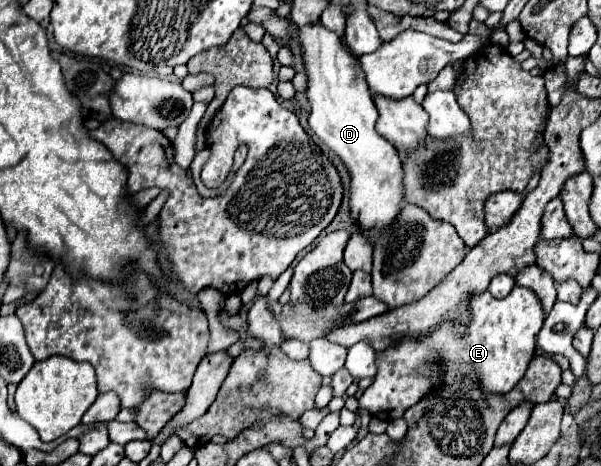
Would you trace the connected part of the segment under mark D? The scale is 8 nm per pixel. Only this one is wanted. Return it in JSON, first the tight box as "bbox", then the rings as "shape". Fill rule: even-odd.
{"bbox":[295,22,403,242],"shape":[[[315,22],[297,28],[295,38],[301,44],[307,76],[305,94],[311,104],[309,128],[347,166],[351,174],[351,214],[353,218],[357,216],[357,224],[373,242],[375,234],[393,222],[393,218],[397,218],[397,210],[403,206],[401,158],[395,146],[375,130],[377,108],[371,90],[359,68],[359,58],[345,48],[341,36],[327,30],[321,22]]]}

